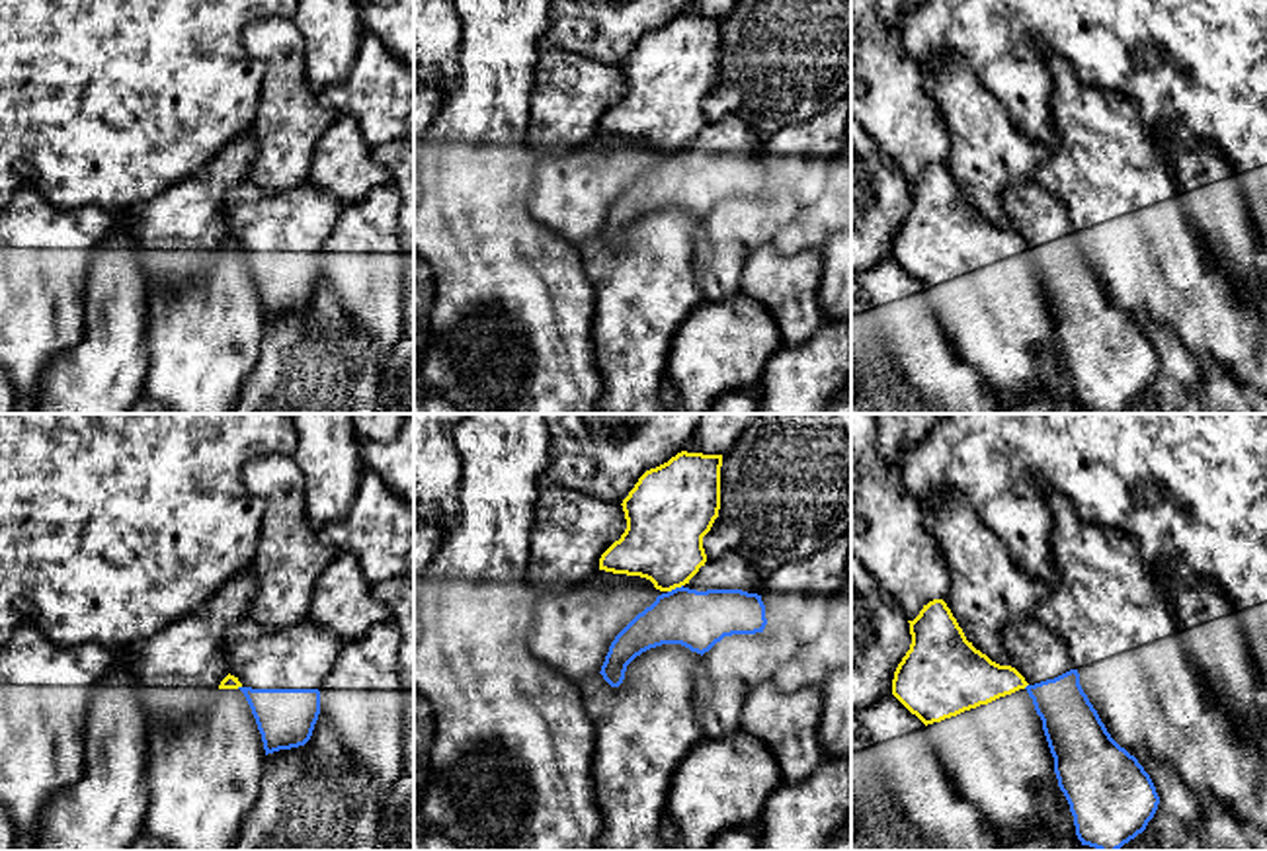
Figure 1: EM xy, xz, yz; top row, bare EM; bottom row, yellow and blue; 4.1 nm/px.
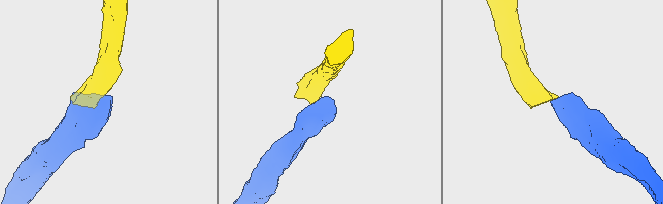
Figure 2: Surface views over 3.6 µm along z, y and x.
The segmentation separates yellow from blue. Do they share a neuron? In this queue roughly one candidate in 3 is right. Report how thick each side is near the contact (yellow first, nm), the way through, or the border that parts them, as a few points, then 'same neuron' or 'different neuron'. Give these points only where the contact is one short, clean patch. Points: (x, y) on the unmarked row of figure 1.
320 nm thick on the yellow side, 240 nm on the other; border along xz (682, 147), (668, 155); different neuron

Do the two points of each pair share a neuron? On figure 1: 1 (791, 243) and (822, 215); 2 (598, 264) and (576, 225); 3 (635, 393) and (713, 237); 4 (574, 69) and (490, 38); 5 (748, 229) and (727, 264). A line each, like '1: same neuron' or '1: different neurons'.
1: same neuron
2: different neurons
3: different neurons
4: different neurons
5: same neuron

